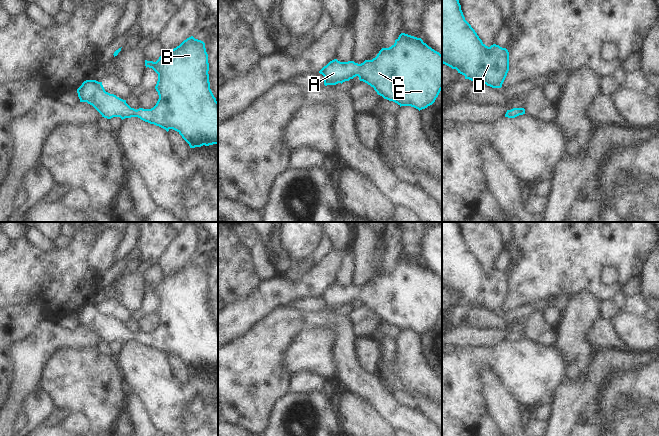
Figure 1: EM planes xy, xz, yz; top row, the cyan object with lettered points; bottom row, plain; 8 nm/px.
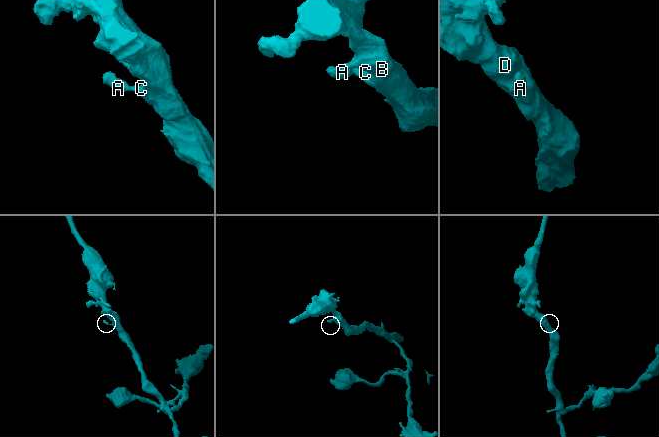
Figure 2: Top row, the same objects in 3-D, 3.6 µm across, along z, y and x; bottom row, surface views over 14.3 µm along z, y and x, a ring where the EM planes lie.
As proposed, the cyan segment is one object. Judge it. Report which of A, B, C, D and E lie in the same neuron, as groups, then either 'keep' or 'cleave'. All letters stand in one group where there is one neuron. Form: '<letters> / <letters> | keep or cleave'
A B C D E | keep

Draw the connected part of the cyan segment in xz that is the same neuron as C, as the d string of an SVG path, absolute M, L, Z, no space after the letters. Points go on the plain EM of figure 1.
M401 257L391 271L382 272L372 284L365 284L358 288L354 285L340 286L334 283L324 290L319 297L324 300L325 310L342 308L358 300L360 305L373 311L377 318L384 323L393 325L400 331L411 330L420 335L432 329L442 314L442 279L424 267L421 262Z

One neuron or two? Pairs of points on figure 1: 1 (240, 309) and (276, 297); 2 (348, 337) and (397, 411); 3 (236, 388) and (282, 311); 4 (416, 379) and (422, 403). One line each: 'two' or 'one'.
1: one
2: one
3: one
4: two

